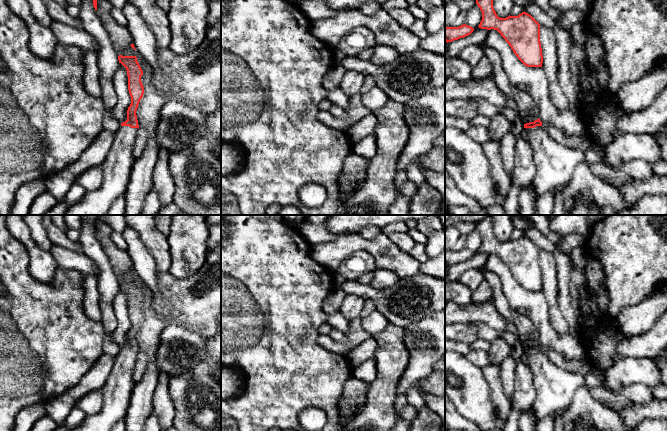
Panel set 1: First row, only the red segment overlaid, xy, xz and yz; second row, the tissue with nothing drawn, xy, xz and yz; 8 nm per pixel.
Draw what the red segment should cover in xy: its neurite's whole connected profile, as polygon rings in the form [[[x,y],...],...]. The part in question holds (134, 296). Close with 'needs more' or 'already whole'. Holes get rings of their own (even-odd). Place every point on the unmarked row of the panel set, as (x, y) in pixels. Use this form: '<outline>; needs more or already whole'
[[[118,280],[127,294],[128,314],[131,328],[127,334],[127,344],[115,358],[111,373],[103,386],[102,409],[93,415],[86,415],[84,420],[70,431],[111,431],[124,418],[135,382],[133,372],[139,353],[136,335],[144,318],[141,306],[143,295],[136,280]]]; needs more

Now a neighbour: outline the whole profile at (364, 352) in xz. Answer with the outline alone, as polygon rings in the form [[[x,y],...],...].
[[[370,337],[351,352],[346,353],[346,358],[352,370],[359,367],[362,363],[374,360],[376,349],[377,343],[373,337]]]

